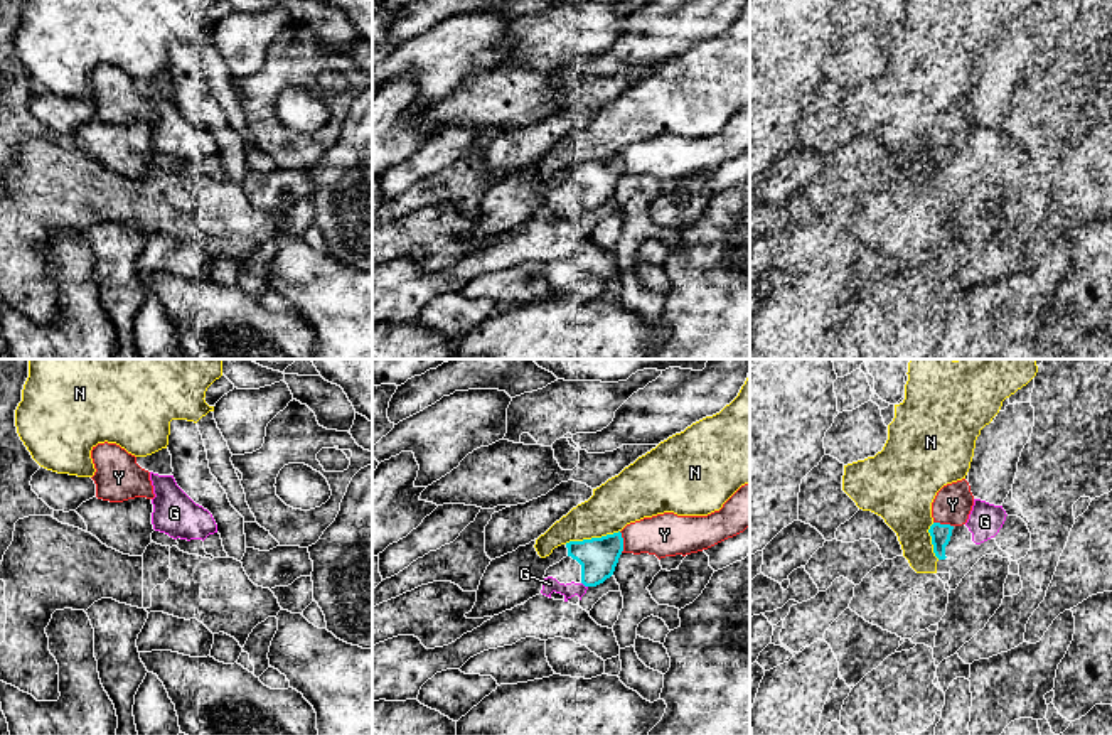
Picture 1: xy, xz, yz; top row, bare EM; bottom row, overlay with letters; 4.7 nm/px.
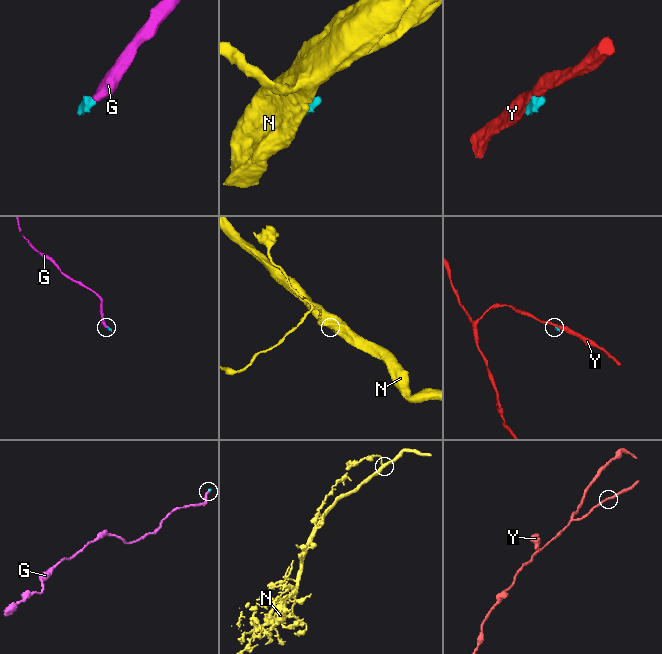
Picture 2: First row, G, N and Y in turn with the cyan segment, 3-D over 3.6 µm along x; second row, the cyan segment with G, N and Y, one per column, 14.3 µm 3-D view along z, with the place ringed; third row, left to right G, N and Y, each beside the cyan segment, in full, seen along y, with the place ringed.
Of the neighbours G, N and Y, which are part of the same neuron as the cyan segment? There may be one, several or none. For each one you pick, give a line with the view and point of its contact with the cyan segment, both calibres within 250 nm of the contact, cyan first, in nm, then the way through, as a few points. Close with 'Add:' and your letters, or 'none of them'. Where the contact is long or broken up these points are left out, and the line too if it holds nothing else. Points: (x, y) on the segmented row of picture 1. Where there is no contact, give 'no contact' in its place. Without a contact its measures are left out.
G: xz (585, 585) | 190/70 nm
Add: G

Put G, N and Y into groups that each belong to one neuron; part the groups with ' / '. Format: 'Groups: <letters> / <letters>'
Groups: G / N / Y

